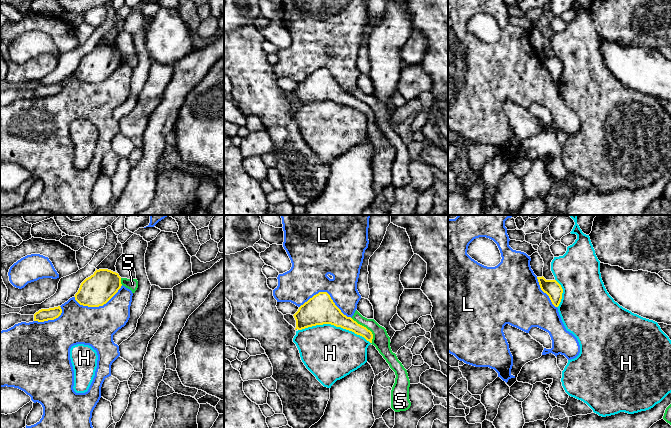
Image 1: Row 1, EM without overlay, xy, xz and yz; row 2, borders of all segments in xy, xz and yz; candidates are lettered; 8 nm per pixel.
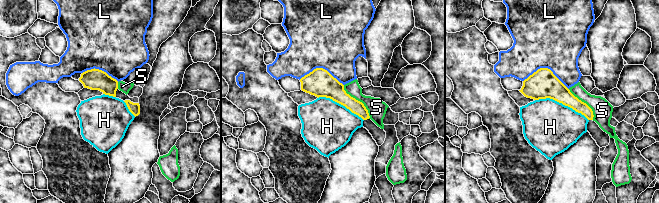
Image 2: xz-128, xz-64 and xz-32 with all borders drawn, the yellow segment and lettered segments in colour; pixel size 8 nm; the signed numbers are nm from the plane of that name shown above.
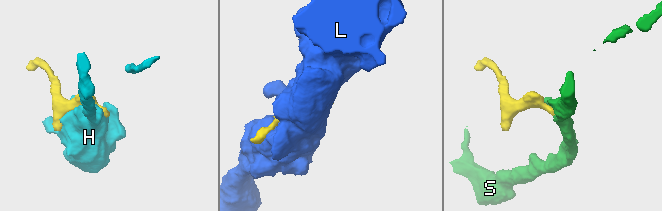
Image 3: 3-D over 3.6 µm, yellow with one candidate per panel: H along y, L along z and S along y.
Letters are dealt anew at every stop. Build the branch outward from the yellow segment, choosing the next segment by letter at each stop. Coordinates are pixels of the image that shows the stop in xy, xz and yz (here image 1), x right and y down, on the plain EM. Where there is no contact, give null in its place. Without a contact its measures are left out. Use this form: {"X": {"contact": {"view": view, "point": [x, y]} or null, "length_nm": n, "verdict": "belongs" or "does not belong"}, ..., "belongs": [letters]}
{"H": {"contact": {"view": "xz", "point": [334, 101]}, "length_nm": 600, "verdict": "does not belong"}, "L": {"contact": {"view": "xz", "point": [327, 69]}, "length_nm": 440, "verdict": "does not belong"}, "S": {"contact": {"view": "xz", "point": [366, 104]}, "length_nm": 260, "verdict": "does not belong"}, "belongs": []}

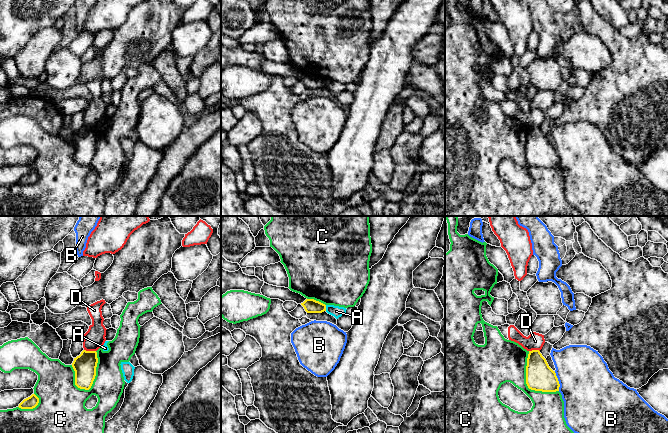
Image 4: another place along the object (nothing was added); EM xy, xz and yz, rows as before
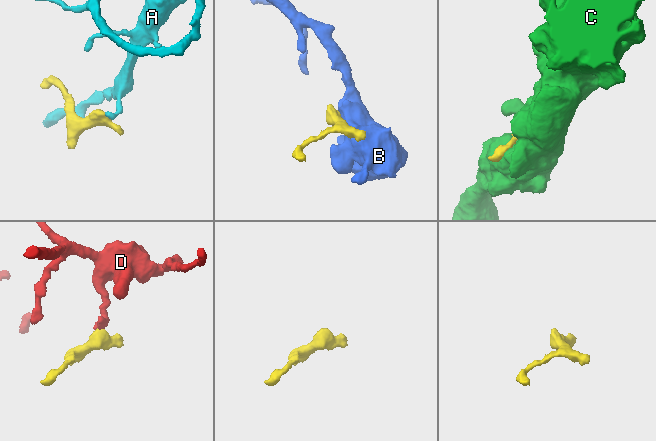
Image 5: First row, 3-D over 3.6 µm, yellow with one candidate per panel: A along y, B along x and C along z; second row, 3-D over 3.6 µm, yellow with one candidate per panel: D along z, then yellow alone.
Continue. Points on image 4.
{"A": {"contact": {"view": "xz", "point": [325, 84]}, "length_nm": 50, "verdict": "does not belong"}, "B": {"contact": {"view": "yz", "point": [558, 157]}, "length_nm": 170, "verdict": "does not belong"}, "C": {"contact": {"view": "xy", "point": [95, 150]}, "length_nm": 340, "verdict": "does not belong"}, "D": {"contact": {"view": "xy", "point": [90, 127]}, "length_nm": 100, "verdict": "does not belong"}, "belongs": []}

